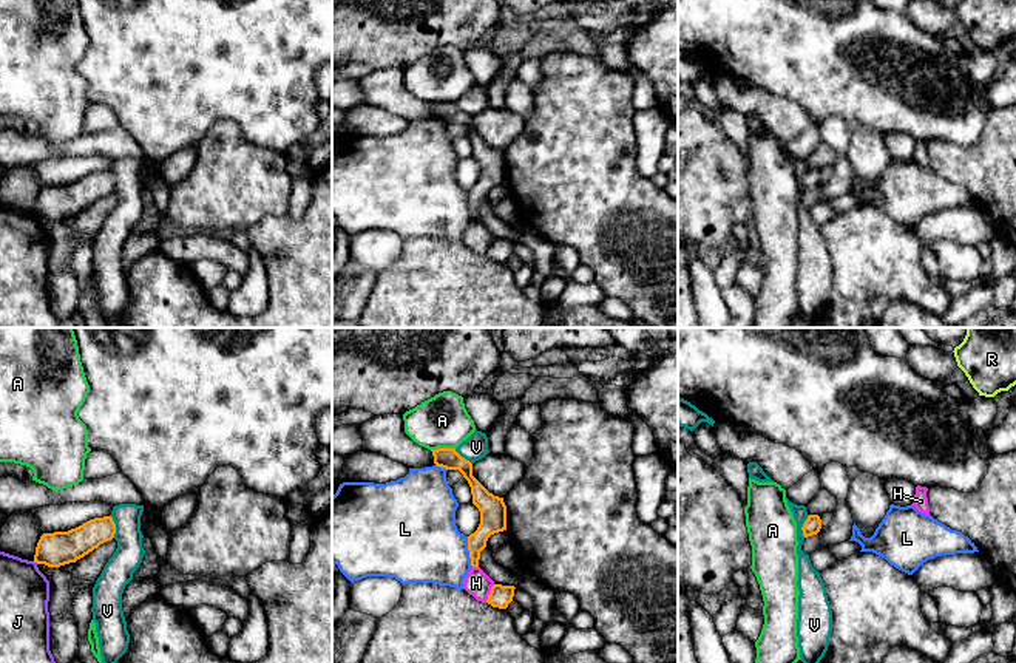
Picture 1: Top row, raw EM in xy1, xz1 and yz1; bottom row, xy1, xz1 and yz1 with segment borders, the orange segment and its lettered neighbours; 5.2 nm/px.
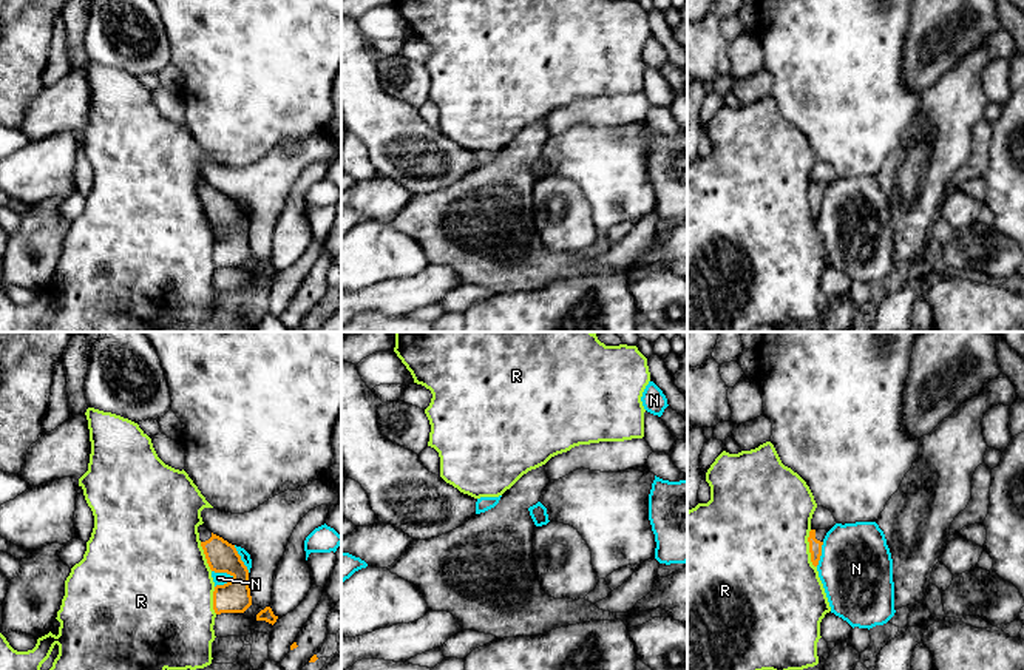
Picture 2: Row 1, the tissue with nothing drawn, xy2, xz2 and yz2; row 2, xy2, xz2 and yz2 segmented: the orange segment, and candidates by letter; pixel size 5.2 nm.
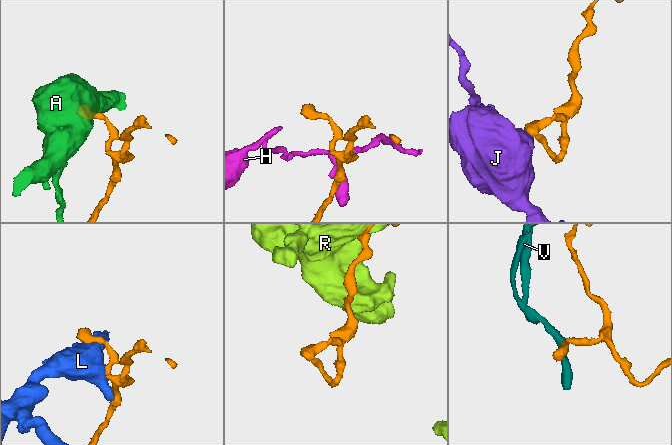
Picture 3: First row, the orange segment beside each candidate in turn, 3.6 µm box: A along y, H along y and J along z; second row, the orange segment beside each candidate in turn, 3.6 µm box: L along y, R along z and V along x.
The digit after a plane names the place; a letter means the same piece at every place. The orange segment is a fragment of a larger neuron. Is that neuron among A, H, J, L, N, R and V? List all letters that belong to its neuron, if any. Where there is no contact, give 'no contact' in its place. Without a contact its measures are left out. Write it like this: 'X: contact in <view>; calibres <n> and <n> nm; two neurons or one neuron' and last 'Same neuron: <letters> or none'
A: contact in xz1; calibres 110 and 280 nm; two neurons
H: contact in xz1; calibres 110 and 140 nm; two neurons
J: contact in xy1; calibres 180 and 260 nm; two neurons
L: contact in xz1; calibres 140 and 400 nm; two neurons
N: contact in xy2; calibres 160 and 60 nm; two neurons
R: contact in yz2; calibres 60 and 500 nm; two neurons
V: contact in yz1; calibres 90 and 100 nm; two neurons
Same neuron: none

